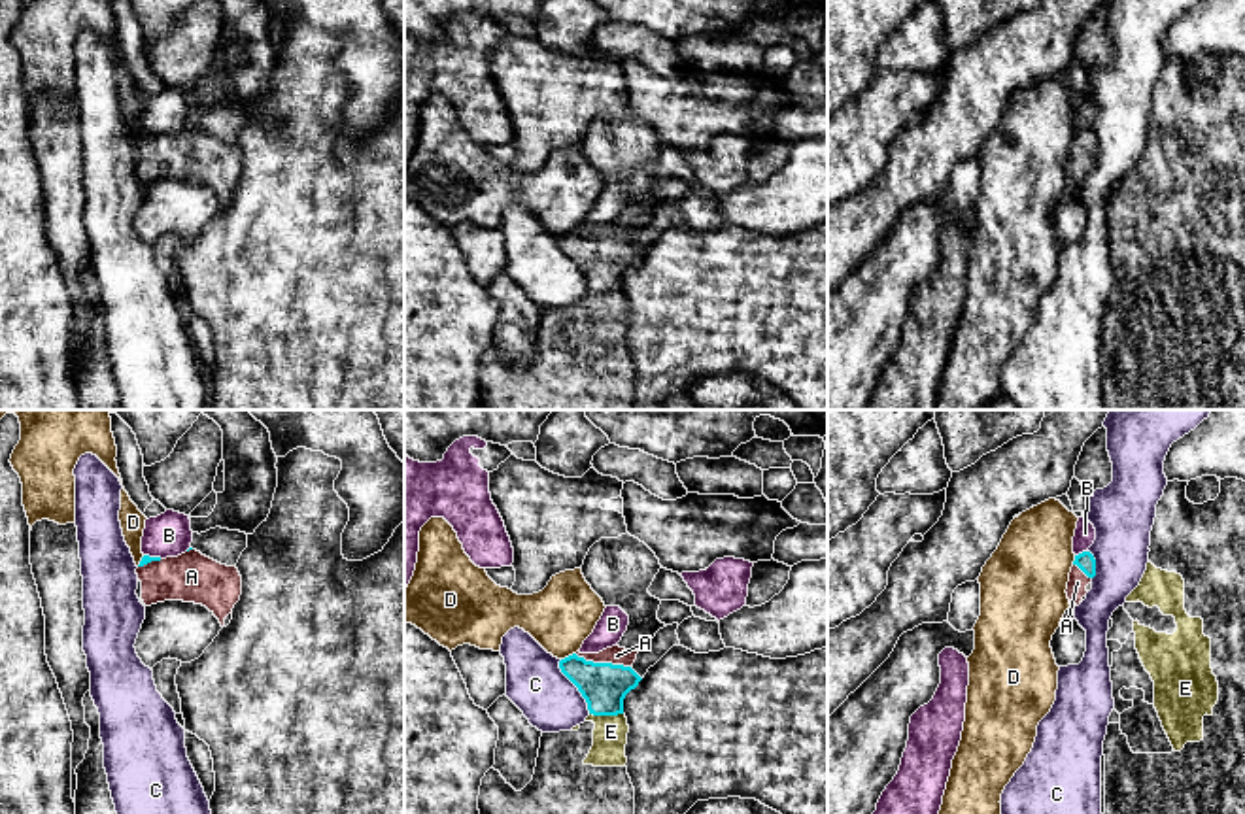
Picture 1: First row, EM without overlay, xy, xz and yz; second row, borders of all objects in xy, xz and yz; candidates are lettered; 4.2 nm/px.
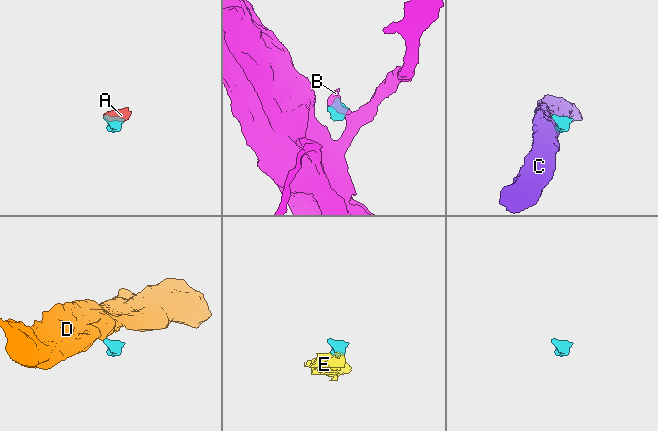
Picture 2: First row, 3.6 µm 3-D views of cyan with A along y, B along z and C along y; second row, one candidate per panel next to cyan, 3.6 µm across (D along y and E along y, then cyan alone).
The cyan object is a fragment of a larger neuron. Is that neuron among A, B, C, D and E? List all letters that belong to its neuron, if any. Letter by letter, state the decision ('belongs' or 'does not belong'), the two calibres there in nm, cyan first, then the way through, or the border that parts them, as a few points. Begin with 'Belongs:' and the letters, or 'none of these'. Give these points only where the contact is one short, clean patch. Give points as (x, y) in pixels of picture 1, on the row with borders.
Belongs: A, E
A: belongs | 200/80 nm | across xz (603, 686), (603, 663), (616, 656)
B: does not belong | 80/90 nm | along yz (1087, 550), (1075, 556)
C: does not belong | 200/240 nm | along xz (560, 660), (560, 671), (577, 688), (590, 712)
D: does not belong | 200/280 nm | along xz (575, 652), (562, 660)
E: belongs | 200/140 nm

